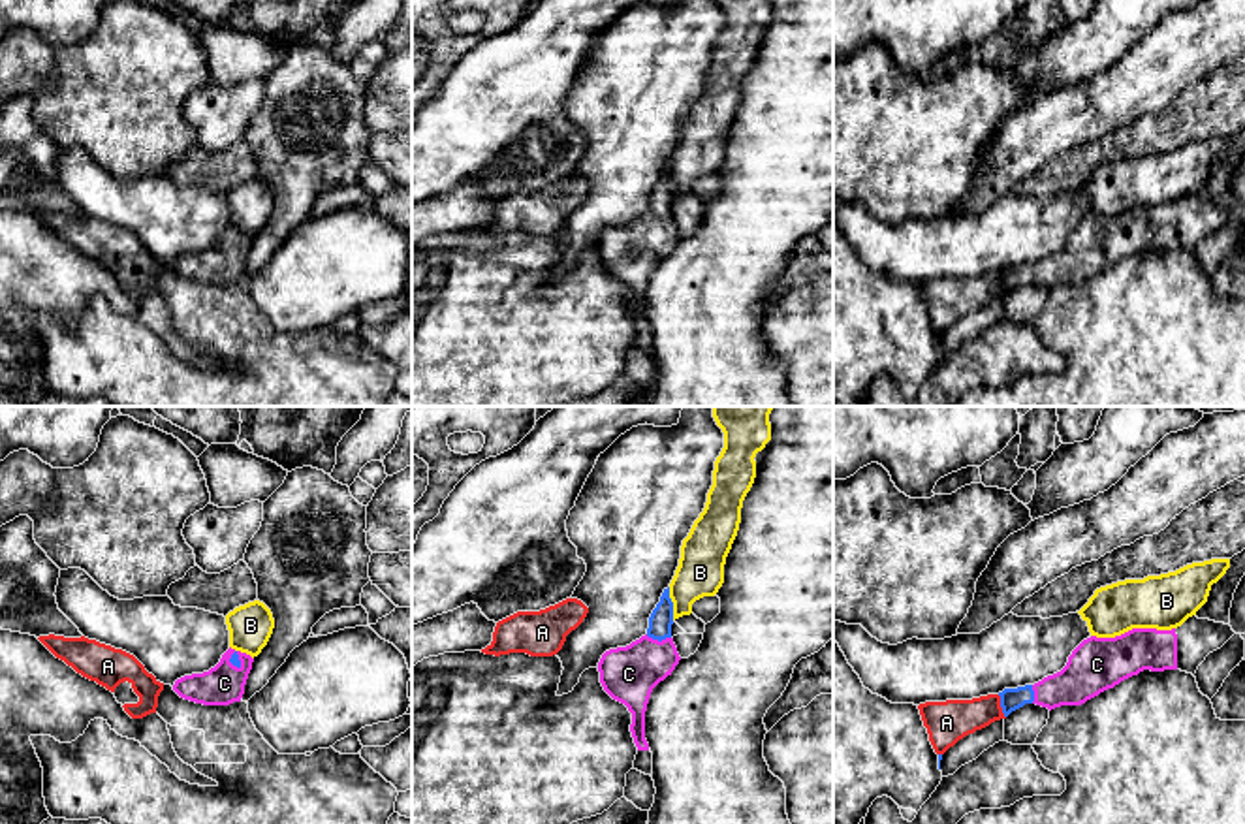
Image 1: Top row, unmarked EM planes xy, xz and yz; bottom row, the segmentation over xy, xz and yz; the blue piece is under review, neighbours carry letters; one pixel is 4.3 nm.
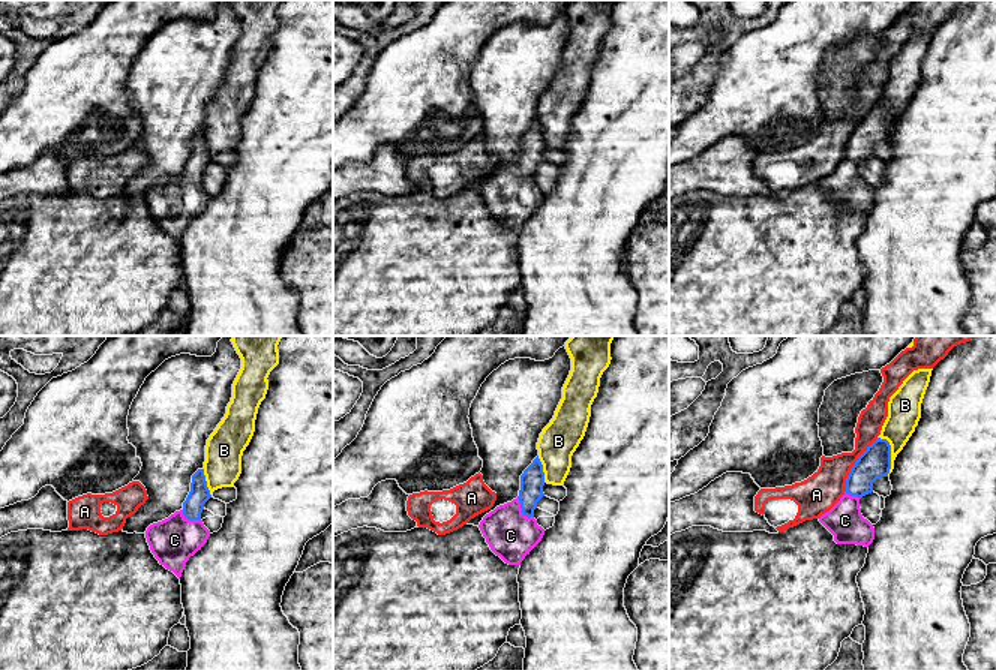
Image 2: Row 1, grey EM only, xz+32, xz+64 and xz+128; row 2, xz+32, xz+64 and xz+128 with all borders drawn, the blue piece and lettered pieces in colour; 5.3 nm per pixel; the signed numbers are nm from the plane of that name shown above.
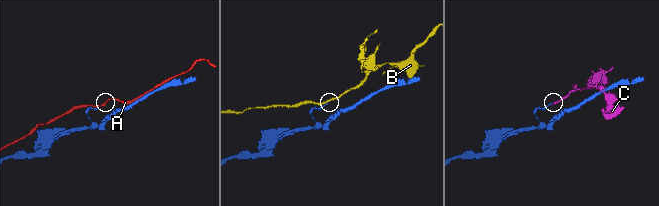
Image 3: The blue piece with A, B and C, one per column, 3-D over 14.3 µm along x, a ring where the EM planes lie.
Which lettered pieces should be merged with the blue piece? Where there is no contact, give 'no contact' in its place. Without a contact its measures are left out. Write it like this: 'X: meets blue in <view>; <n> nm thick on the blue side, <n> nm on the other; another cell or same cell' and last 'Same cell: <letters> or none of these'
A: meets blue in yz; 100 nm thick on the blue side, 180 nm on the other; another cell
B: meets blue in xz; 100 nm thick on the blue side, 200 nm on the other; another cell
C: meets blue in xz; 100 nm thick on the blue side, 240 nm on the other; same cell
Same cell: C

